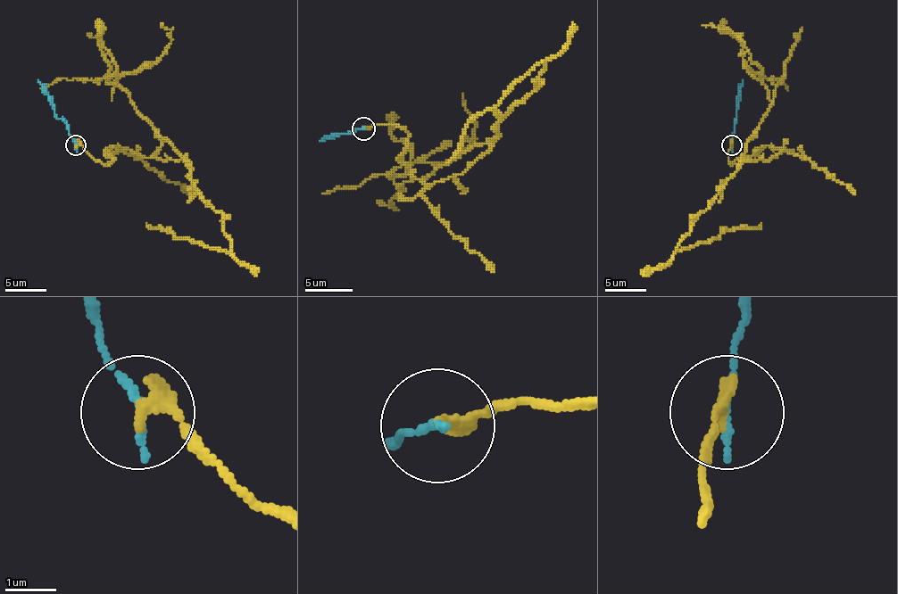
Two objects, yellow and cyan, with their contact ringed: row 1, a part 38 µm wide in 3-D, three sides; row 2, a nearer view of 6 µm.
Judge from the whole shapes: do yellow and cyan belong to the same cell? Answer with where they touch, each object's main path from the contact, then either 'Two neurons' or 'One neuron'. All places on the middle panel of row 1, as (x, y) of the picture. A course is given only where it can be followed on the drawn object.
Place: (363, 128). Course of yellow: (362, 129), (401, 127), (403, 162), (427, 184), (462, 174), (491, 145), (394, 181), (475, 141), (462, 94). Course of cyan: (362, 129), (320, 141). Two neurons

